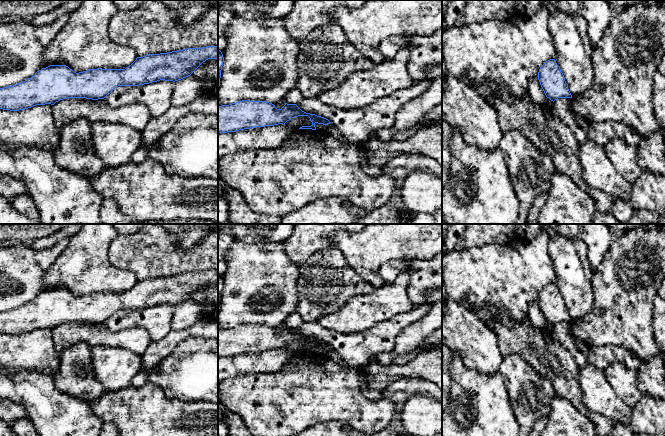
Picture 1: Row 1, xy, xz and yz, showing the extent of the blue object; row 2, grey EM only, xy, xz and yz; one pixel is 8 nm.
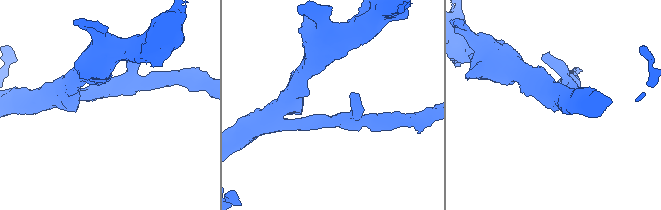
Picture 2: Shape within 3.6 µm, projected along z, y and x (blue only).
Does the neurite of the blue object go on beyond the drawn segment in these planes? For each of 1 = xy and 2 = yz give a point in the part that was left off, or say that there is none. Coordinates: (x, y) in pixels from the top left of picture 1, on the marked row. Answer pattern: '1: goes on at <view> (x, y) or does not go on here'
1: does not go on here
2: does not go on here

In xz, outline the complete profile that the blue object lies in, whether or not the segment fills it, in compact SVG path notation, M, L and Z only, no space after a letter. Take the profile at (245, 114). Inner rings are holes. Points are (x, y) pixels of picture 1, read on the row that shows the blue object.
M242 100L218 107L218 133L285 125L287 121L298 116L308 116L312 122L311 126L302 126L299 129L316 130L316 123L331 123L324 117L302 111L296 104L285 103L281 109L277 109L274 104L266 101Z

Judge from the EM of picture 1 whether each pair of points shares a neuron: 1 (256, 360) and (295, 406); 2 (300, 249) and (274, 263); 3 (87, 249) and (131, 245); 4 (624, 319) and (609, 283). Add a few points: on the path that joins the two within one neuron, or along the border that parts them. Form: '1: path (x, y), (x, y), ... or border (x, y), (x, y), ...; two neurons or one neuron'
1: border (288, 361), (277, 371), (246, 373), (244, 375); two neurons
2: border (283, 241), (283, 247), (288, 258), (297, 267); two neurons
3: border (120, 234), (108, 251), (108, 259), (117, 268); two neurons
4: path (623, 310), (623, 297), (618, 292); one neuron

